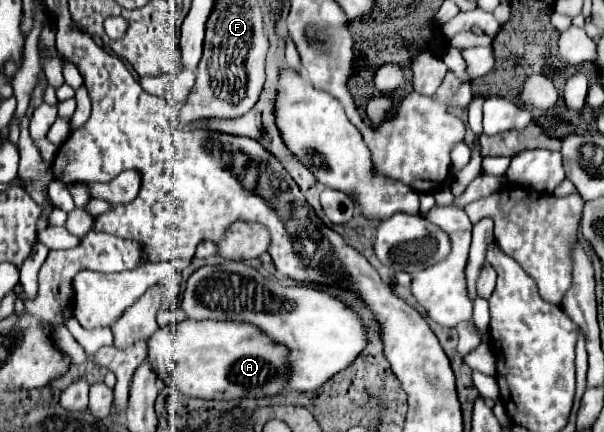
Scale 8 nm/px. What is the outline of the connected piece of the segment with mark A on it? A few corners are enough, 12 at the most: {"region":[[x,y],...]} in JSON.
{"region":[[178,321],[152,371],[198,399],[284,391],[286,351],[258,327]]}

